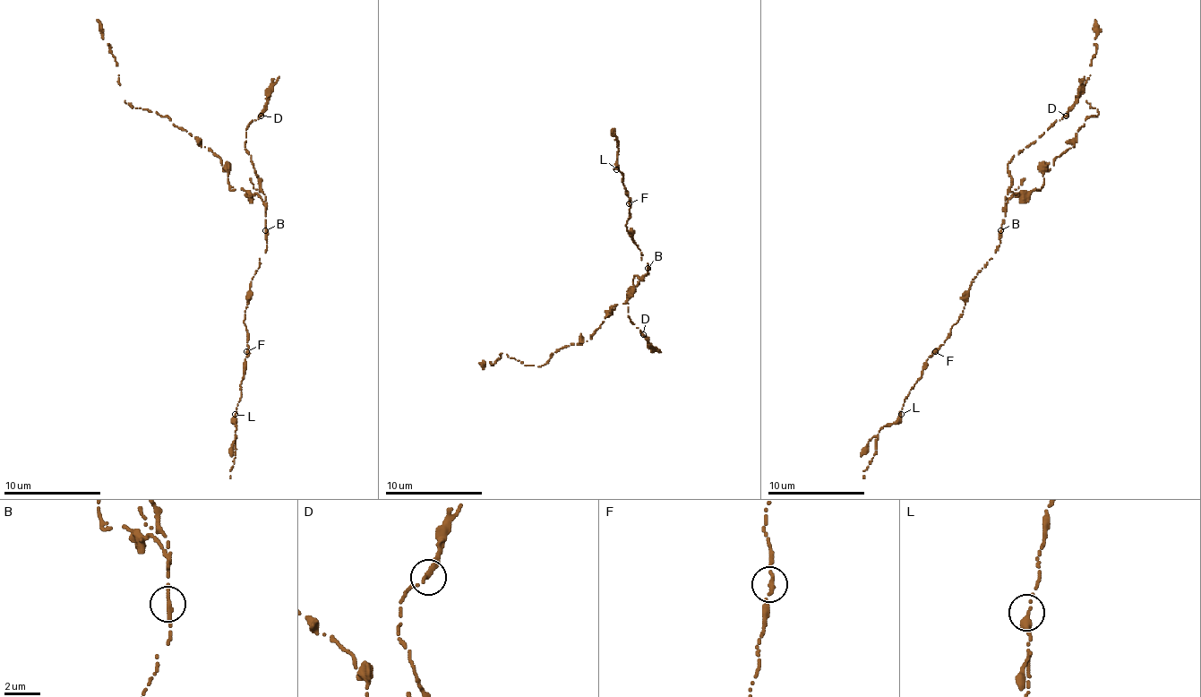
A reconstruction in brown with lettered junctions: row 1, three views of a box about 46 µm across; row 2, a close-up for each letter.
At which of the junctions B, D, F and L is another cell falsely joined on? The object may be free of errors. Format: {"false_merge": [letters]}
{"false_merge": ["B"]}

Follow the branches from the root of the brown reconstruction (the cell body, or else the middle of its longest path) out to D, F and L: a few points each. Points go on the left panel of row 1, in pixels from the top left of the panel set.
D: (263, 203), (259, 193), (259, 176), (252, 162), (252, 155), (244, 147), (249, 123), (261, 116)
F: (263, 203), (266, 205), (266, 252), (259, 259), (259, 269), (252, 279), (249, 300), (244, 310), (246, 351)
L: (263, 203), (266, 252), (252, 279), (244, 310), (246, 356), (244, 378), (239, 385), (242, 397), (235, 414)

